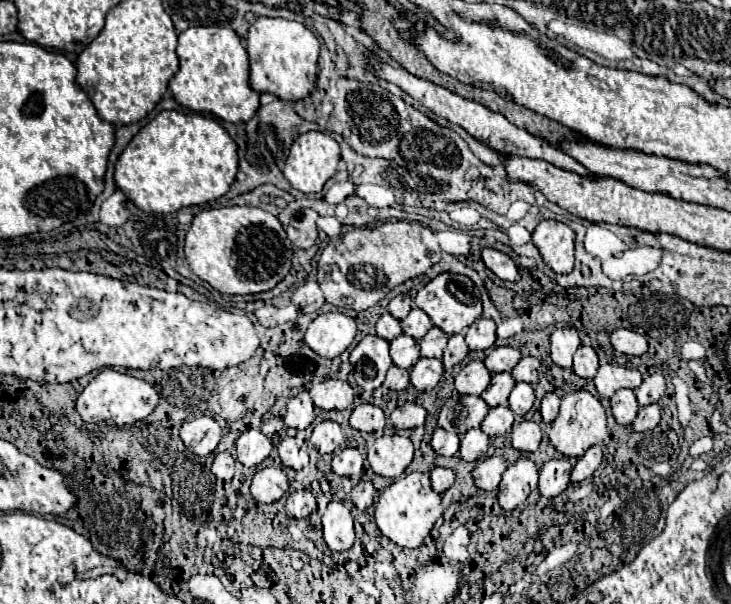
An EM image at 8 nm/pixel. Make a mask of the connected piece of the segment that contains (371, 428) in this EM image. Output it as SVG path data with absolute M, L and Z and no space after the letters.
M360 404L350 416L350 426L360 432L382 432L386 426L386 416L378 406Z

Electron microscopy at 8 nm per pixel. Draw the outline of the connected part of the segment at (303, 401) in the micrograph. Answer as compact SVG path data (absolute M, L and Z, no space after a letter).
M300 392L298 396L294 396L288 402L288 410L284 414L284 424L288 428L296 428L296 430L304 430L312 424L314 420L314 406L312 406L312 398L308 392Z

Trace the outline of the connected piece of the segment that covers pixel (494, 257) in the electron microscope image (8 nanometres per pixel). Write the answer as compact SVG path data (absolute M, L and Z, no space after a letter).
M484 248L482 250L482 260L486 264L486 268L490 268L500 280L508 280L514 282L520 278L518 274L518 266L514 264L514 260L494 248Z

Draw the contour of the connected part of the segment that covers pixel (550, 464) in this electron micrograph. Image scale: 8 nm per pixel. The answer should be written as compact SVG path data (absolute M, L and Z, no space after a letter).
M568 458L544 462L540 470L540 480L538 480L540 494L546 498L554 498L562 494L570 482L570 470L572 470L572 464L568 462Z

